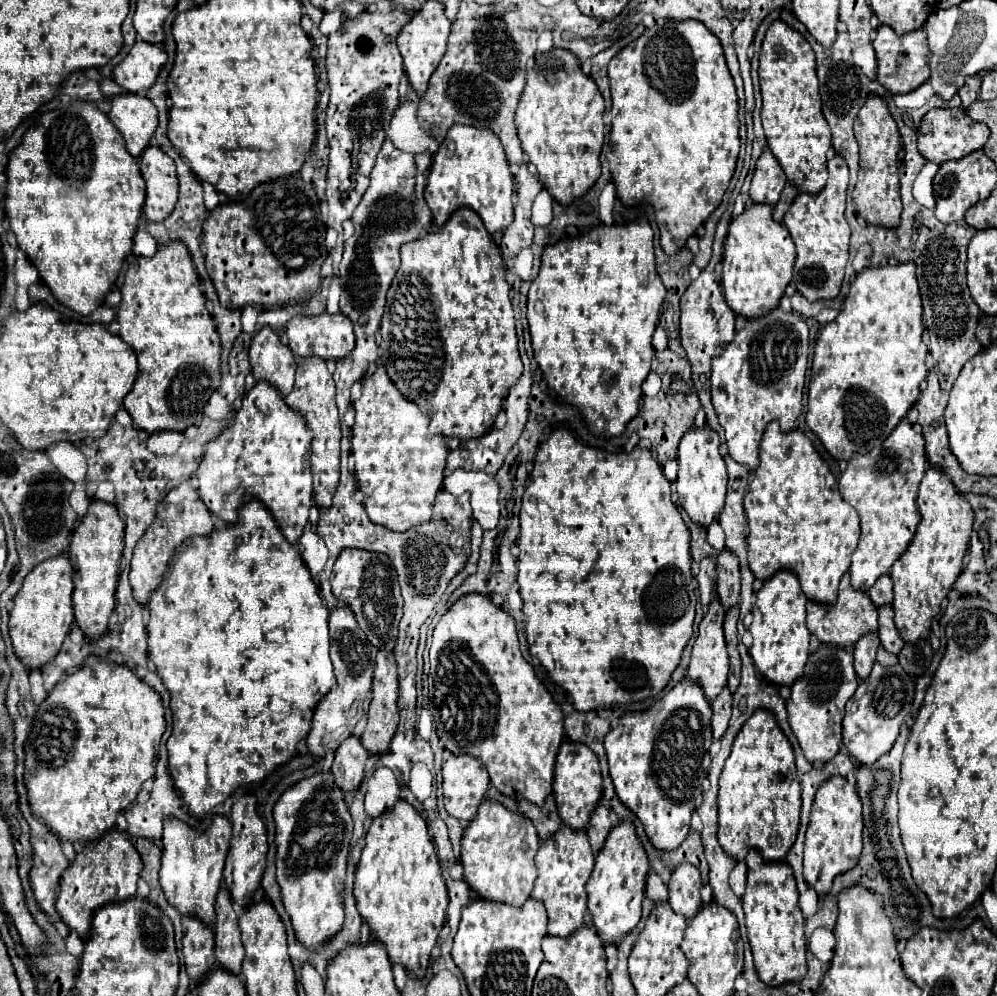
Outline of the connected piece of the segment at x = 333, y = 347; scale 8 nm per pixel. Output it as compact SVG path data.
M324 312L324 314L316 316L316 318L294 316L286 326L286 336L288 336L286 344L296 356L318 356L322 360L334 360L334 362L346 358L356 346L352 324L342 314Z

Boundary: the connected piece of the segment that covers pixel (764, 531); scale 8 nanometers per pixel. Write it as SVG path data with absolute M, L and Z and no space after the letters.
M772 422L760 442L760 466L754 472L750 490L744 498L748 518L748 568L756 578L768 580L780 570L790 570L798 576L804 594L816 602L832 606L838 596L838 582L850 568L852 552L860 538L860 518L854 506L846 504L838 492L838 482L828 470L828 464L814 450L812 442L800 432L782 432L778 422Z

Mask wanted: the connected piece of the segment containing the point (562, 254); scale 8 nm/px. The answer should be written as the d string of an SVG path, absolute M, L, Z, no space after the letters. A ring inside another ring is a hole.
M638 220L628 226L602 224L584 236L560 240L544 250L540 272L528 292L527 320L534 358L542 376L566 404L578 408L594 436L620 436L626 424L638 414L642 382L654 358L652 334L656 330L658 310L666 298L654 264L652 238L650 224ZM538 302L542 304L542 312L536 310Z

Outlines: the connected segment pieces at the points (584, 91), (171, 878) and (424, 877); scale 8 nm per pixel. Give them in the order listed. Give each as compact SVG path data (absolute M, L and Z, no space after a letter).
M552 48L548 54L540 54L536 58L536 66L526 76L526 88L522 92L516 110L516 126L518 126L518 136L522 140L522 148L528 160L536 166L540 182L562 206L570 206L576 198L584 196L600 176L598 156L604 144L602 114L604 114L604 98L598 92L598 86L590 76L582 72L578 60L574 60L570 52Z
M216 816L212 824L200 834L180 820L164 822L164 850L162 850L162 868L160 868L160 884L166 900L174 906L182 916L194 916L202 920L206 926L214 926L216 922L216 894L222 888L222 870L226 862L226 854L230 850L232 824L224 816Z
M400 800L392 814L374 818L372 826L368 828L366 846L356 868L354 896L360 916L370 926L370 936L386 946L392 964L400 964L416 978L424 978L432 960L432 948L436 946L438 934L446 922L448 892L440 874L438 854L434 852L434 844L428 838L426 822L408 802Z

